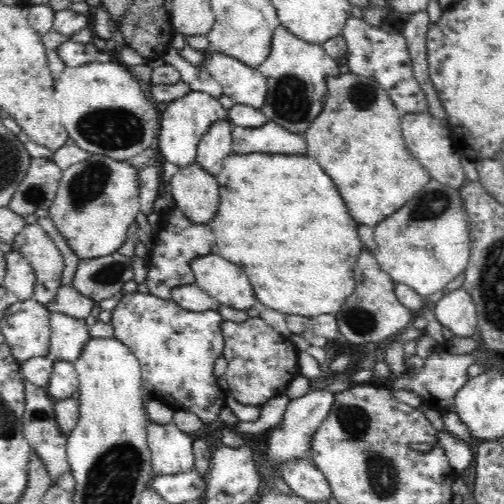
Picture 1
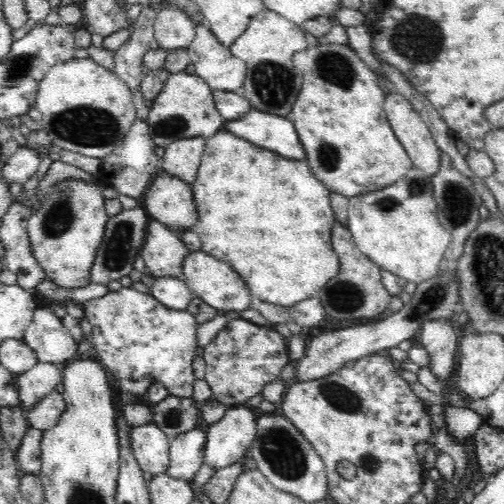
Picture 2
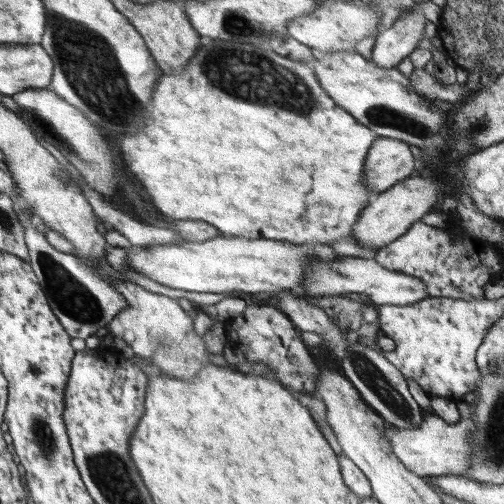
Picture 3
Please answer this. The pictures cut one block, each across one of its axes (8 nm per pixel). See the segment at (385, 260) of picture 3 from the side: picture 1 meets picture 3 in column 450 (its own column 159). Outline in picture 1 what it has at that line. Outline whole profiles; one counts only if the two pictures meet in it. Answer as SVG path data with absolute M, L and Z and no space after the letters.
M176 204L172 208L168 208L166 218L164 218L164 226L158 234L158 242L156 246L150 250L146 264L148 264L148 290L152 296L162 298L162 300L172 300L172 292L174 288L180 286L194 286L194 270L192 270L192 262L208 256L212 252L216 252L214 248L214 234L210 230L208 224L192 224L182 210L176 208Z

